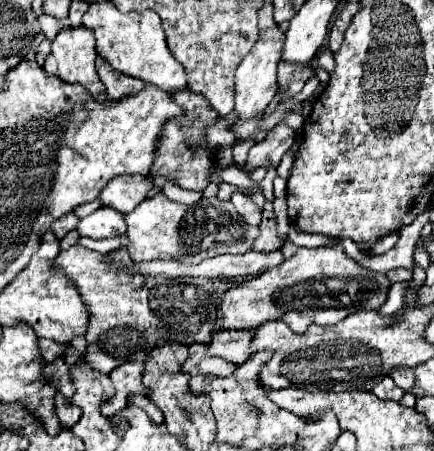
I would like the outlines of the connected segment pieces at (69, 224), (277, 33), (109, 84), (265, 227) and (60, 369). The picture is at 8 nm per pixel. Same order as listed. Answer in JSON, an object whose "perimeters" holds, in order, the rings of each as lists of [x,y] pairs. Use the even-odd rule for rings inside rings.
{"perimeters":[[[[71,212],[71,214],[65,214],[65,216],[61,216],[59,220],[55,220],[55,224],[51,226],[51,230],[53,230],[53,234],[57,236],[57,238],[63,238],[67,232],[71,232],[73,230],[73,222],[77,222],[77,216]]],[[[265,4],[259,10],[259,28],[261,28],[261,38],[255,42],[251,52],[243,58],[243,62],[237,68],[235,74],[235,110],[241,120],[255,118],[259,112],[263,112],[269,102],[273,100],[277,92],[277,64],[281,60],[283,44],[285,44],[285,32],[275,24],[273,20],[273,6]]],[[[97,58],[97,72],[99,72],[101,82],[107,88],[109,100],[123,100],[131,92],[135,94],[137,90],[143,90],[147,86],[147,82],[141,82],[141,80],[135,80],[131,76],[123,76],[123,74],[111,70],[103,58]]],[[[265,202],[263,222],[261,222],[259,228],[261,228],[261,234],[255,240],[253,250],[259,250],[259,252],[275,252],[275,250],[281,250],[283,248],[285,240],[281,240],[279,234],[277,234],[277,220],[275,220],[271,202]]],[[[57,358],[57,360],[53,362],[53,366],[49,364],[49,366],[45,368],[45,376],[49,376],[49,382],[51,382],[53,386],[57,386],[59,392],[61,392],[67,400],[73,398],[75,386],[73,386],[73,380],[71,380],[71,376],[69,376],[69,366],[65,364],[63,358]],[[55,364],[57,364],[57,368],[55,368]]]]}

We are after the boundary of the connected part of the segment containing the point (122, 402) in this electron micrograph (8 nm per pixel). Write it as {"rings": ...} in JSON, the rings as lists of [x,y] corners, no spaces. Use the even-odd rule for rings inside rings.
{"rings":[[[131,362],[131,364],[121,364],[119,368],[115,368],[109,378],[111,378],[111,384],[115,388],[115,396],[105,402],[101,406],[101,412],[105,416],[115,416],[117,412],[121,412],[125,406],[127,406],[127,398],[131,394],[147,394],[147,386],[143,386],[141,382],[141,376],[143,376],[143,362]]]}

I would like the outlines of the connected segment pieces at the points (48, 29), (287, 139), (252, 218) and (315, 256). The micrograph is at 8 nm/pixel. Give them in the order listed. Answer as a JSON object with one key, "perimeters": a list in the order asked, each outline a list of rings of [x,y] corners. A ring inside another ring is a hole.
{"perimeters":[[[[47,14],[39,16],[39,22],[41,22],[41,32],[47,36],[47,40],[53,40],[59,34],[59,30],[63,30],[63,28],[71,28],[67,18],[65,20],[57,20],[57,18],[47,16]]],[[[281,122],[279,126],[275,126],[271,132],[267,132],[265,140],[257,142],[251,150],[249,150],[249,158],[243,166],[243,170],[247,166],[251,168],[259,168],[259,166],[269,166],[271,162],[281,162],[281,156],[293,146],[295,142],[295,130],[289,128],[285,122]]],[[[235,192],[235,194],[231,196],[231,202],[233,202],[233,206],[237,208],[237,212],[245,218],[247,224],[255,224],[255,226],[257,226],[257,224],[261,222],[261,210],[257,208],[257,204],[251,202],[251,198],[243,196],[241,192]]],[[[299,248],[293,258],[287,258],[281,268],[267,270],[243,286],[235,286],[223,296],[221,328],[245,330],[259,328],[269,320],[281,319],[296,333],[305,332],[309,324],[337,324],[347,316],[361,310],[379,310],[387,300],[391,288],[389,278],[383,272],[363,268],[357,260],[349,258],[343,248]],[[313,308],[313,310],[309,310]],[[339,308],[339,310],[335,310]]]]}

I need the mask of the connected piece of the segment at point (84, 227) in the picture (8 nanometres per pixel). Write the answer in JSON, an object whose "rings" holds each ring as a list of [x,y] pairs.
{"rings":[[[99,208],[97,212],[89,214],[87,218],[83,218],[77,226],[81,236],[89,236],[89,238],[113,238],[113,236],[123,236],[127,232],[127,224],[125,224],[125,216],[121,212],[115,212],[113,208]]]}

